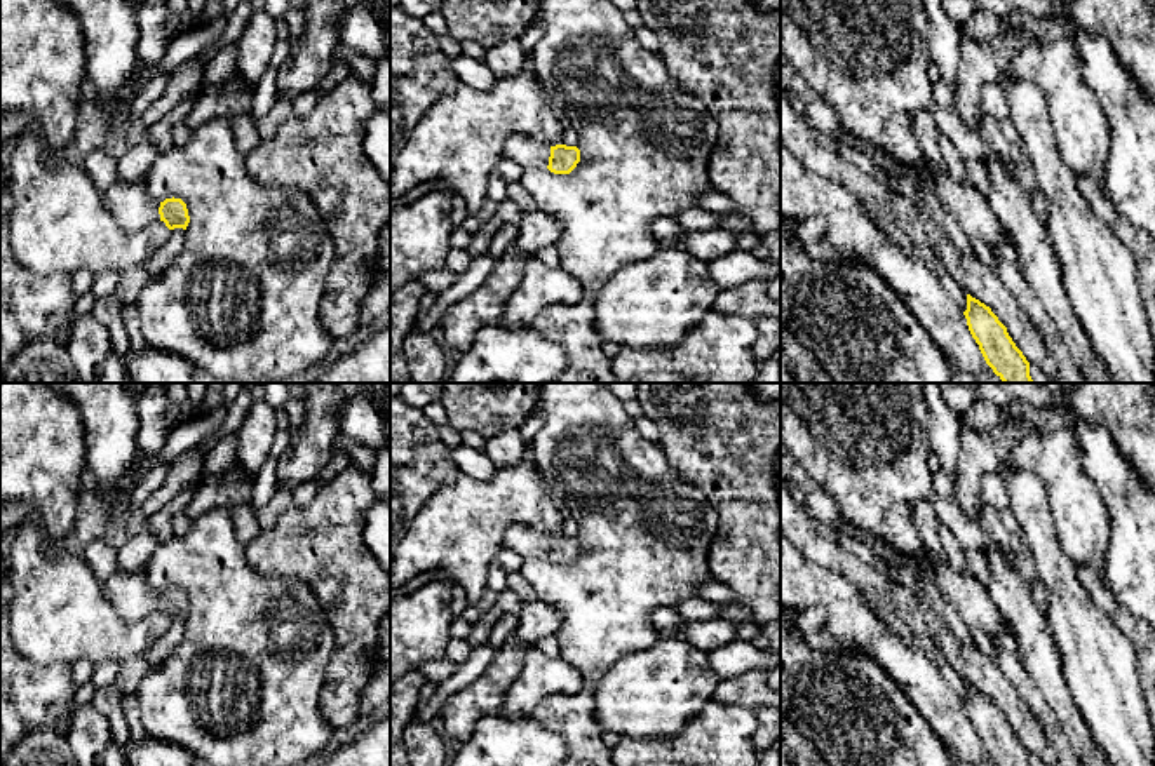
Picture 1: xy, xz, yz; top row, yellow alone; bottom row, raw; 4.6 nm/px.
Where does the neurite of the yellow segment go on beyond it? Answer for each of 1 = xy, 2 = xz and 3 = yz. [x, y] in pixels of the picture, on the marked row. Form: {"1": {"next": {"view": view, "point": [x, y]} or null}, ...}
{"1": {"next": {"view": "xy", "point": [133, 209]}}, "2": {"next": {"view": "xz", "point": [526, 152]}}, "3": {"next": null}}

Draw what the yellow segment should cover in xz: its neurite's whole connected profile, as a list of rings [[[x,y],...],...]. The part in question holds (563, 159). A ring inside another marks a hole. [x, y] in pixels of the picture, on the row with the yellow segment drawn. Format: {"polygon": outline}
{"polygon": [[[514,134],[505,139],[503,157],[526,171],[547,167],[554,174],[570,174],[580,162],[580,150],[566,144],[547,146],[530,136]]]}

